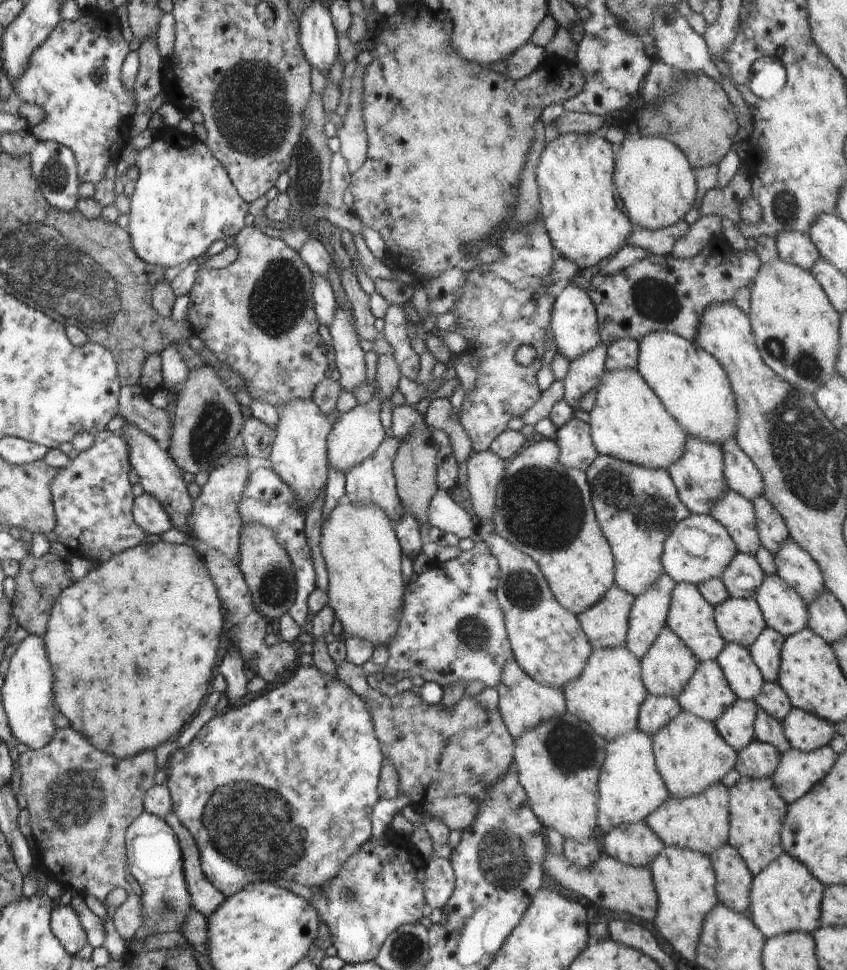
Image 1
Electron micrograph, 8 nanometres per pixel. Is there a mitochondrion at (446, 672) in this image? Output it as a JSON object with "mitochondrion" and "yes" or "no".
{"mitochondrion":"no"}

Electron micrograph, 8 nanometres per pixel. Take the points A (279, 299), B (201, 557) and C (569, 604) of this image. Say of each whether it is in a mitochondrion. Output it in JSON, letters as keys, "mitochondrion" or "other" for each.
{"A":"mitochondrion","B":"other","C":"other"}

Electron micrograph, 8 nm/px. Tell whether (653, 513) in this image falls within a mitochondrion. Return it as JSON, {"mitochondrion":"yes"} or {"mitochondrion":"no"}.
{"mitochondrion":"yes"}

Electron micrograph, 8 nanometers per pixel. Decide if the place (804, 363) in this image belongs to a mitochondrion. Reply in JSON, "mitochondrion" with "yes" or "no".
{"mitochondrion":"yes"}

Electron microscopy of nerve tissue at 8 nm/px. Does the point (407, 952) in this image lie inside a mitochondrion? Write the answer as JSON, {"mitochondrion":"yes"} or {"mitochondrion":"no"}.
{"mitochondrion":"yes"}

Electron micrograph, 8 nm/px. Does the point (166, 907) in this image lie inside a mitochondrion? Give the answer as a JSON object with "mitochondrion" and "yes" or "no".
{"mitochondrion":"yes"}

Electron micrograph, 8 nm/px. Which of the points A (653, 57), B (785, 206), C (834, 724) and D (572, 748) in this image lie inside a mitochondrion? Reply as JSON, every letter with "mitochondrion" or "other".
{"A":"other","B":"mitochondrion","C":"other","D":"mitochondrion"}

